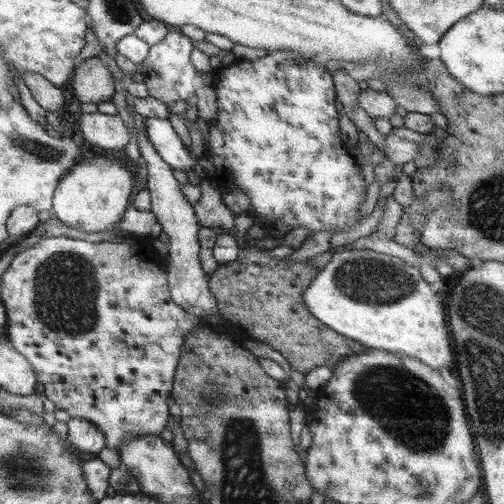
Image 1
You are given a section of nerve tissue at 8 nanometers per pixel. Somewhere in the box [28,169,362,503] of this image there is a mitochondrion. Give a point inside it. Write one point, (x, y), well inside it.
(65, 285)

